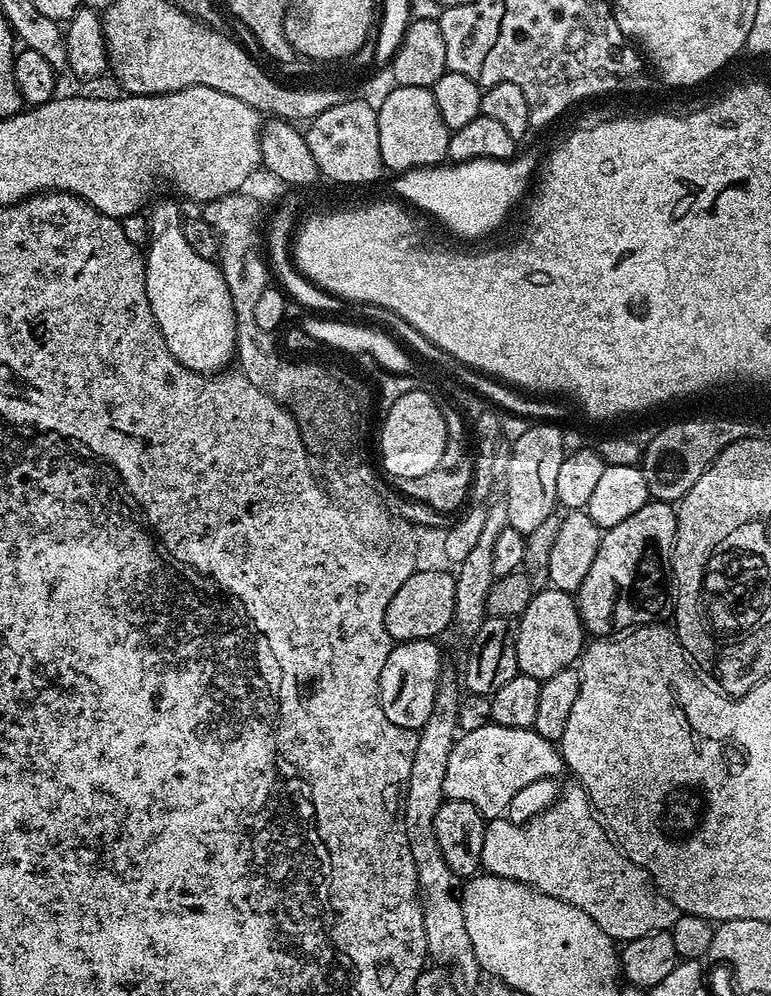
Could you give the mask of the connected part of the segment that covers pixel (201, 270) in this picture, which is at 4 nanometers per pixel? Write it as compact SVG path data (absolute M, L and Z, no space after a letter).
M158 205L150 212L150 224L153 229L164 228L151 237L144 265L146 294L162 338L170 354L191 372L219 373L233 363L236 351L234 303L219 263L202 258L186 242L178 205Z

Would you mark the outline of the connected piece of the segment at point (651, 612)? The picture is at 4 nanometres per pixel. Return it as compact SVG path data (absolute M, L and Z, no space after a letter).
M652 500L642 506L642 510L630 514L626 522L618 522L618 526L601 535L594 566L590 566L590 574L586 574L578 593L580 619L591 635L593 632L593 637L608 638L625 630L643 628L645 624L655 624L669 615L674 603L672 547L675 541L676 508L663 500Z

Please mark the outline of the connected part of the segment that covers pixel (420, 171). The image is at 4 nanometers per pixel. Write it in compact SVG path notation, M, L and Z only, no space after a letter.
M528 152L510 160L462 160L430 168L412 168L399 173L393 179L396 181L392 188L401 196L401 201L409 200L414 207L437 216L454 235L484 236L507 218L508 211L527 190L528 179L537 172L536 156Z

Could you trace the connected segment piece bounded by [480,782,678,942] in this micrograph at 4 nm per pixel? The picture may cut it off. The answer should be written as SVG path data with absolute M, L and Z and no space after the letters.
M572 782L545 812L538 813L529 824L511 824L508 818L489 819L484 830L480 862L485 873L516 880L582 910L616 942L671 929L678 917L676 908L652 883L648 872L620 851L593 808L586 790L576 782Z

